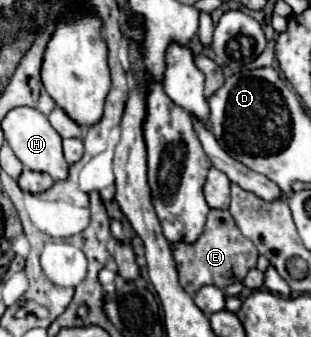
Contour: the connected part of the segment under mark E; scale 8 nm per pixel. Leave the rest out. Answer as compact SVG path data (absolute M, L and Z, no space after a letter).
M219 209L209 211L205 229L195 243L183 243L183 241L173 243L173 259L177 263L181 287L189 295L195 295L195 291L201 289L203 285L215 285L223 289L225 285L243 281L247 271L255 267L257 255L259 253L255 245L237 229L237 223L233 221L231 213Z

